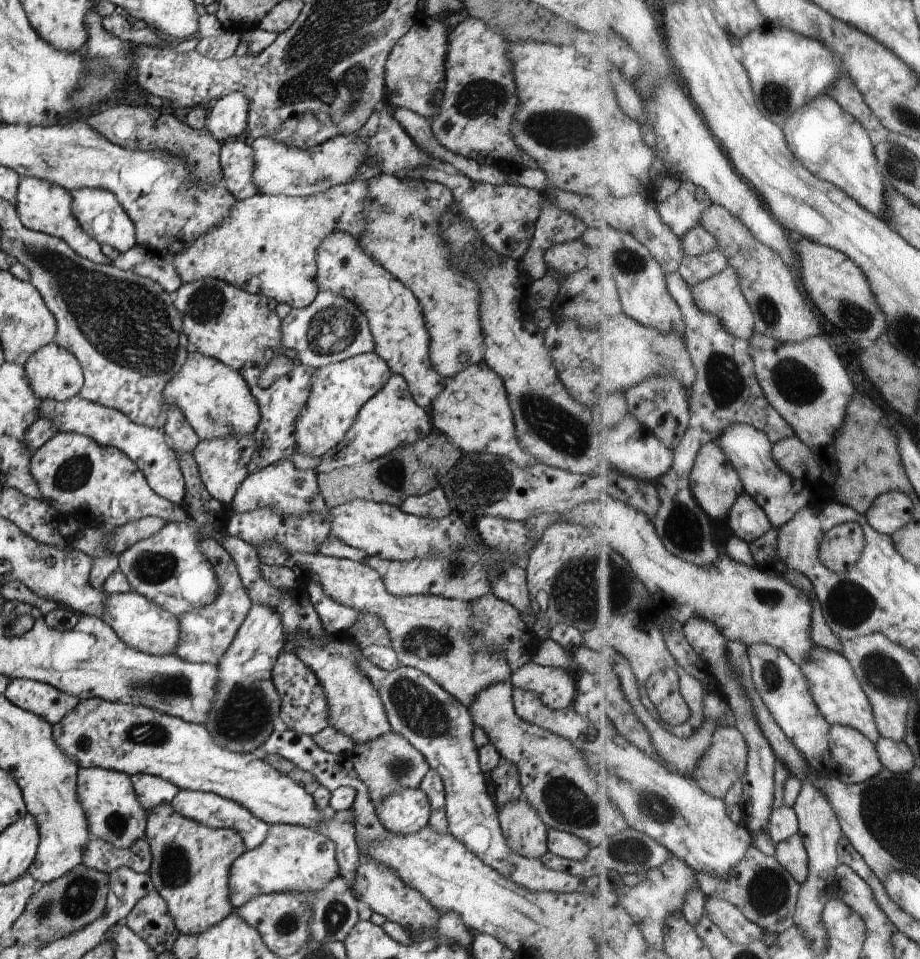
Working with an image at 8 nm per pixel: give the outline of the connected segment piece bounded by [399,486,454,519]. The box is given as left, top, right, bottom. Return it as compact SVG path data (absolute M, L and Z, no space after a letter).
M440 486L422 496L408 497L399 507L409 515L431 519L439 519L454 512Z

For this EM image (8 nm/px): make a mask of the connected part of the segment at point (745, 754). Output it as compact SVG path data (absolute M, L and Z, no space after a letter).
M738 725L736 727L718 726L711 747L699 760L699 767L695 772L694 779L704 790L715 797L724 799L728 796L728 792L734 788L734 784L740 778L744 778L743 774L748 770L750 751L748 740L745 739L744 733Z

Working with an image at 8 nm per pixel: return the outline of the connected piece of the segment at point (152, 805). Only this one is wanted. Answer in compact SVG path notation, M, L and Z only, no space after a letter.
M136 773L131 781L138 799L146 814L161 806L171 804L180 789L169 780L156 775Z

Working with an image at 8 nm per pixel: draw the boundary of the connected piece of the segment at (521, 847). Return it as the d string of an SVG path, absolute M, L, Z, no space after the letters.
M524 797L500 809L498 818L512 852L529 859L540 859L548 851L549 828Z

